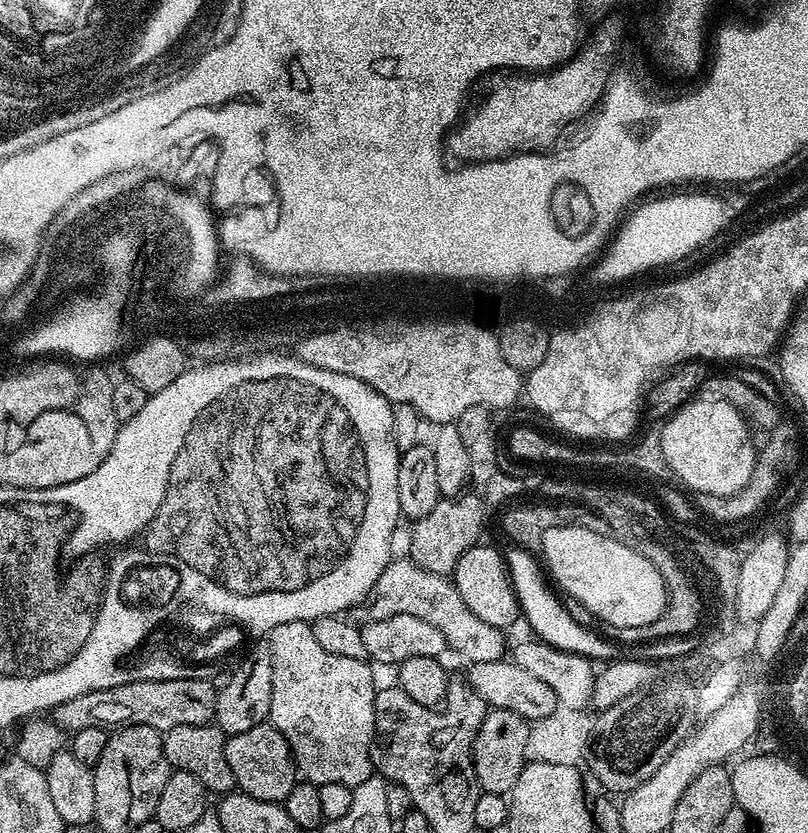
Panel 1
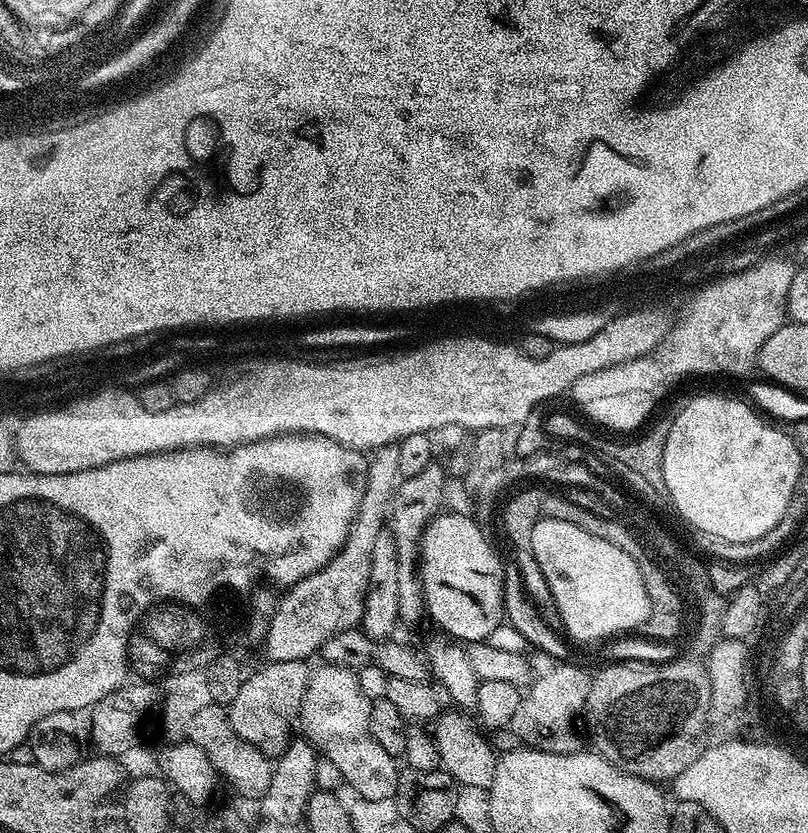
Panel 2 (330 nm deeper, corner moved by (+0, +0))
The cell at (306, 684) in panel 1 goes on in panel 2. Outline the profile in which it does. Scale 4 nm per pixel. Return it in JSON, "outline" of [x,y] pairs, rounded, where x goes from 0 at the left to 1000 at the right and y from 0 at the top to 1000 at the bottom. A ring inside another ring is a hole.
{"outline":[[[402,796],[385,808],[381,813],[381,822],[376,830],[376,840],[371,845],[369,856],[369,869],[376,873],[375,887],[380,888],[400,911],[413,915],[418,924],[423,924],[423,934],[427,942],[441,950],[439,954],[447,960],[484,960],[490,954],[490,945],[495,938],[495,927],[490,917],[491,909],[478,905],[468,891],[458,881],[458,852],[460,840],[458,836],[446,827],[446,816],[439,806],[433,802],[422,802],[418,797]]]}

